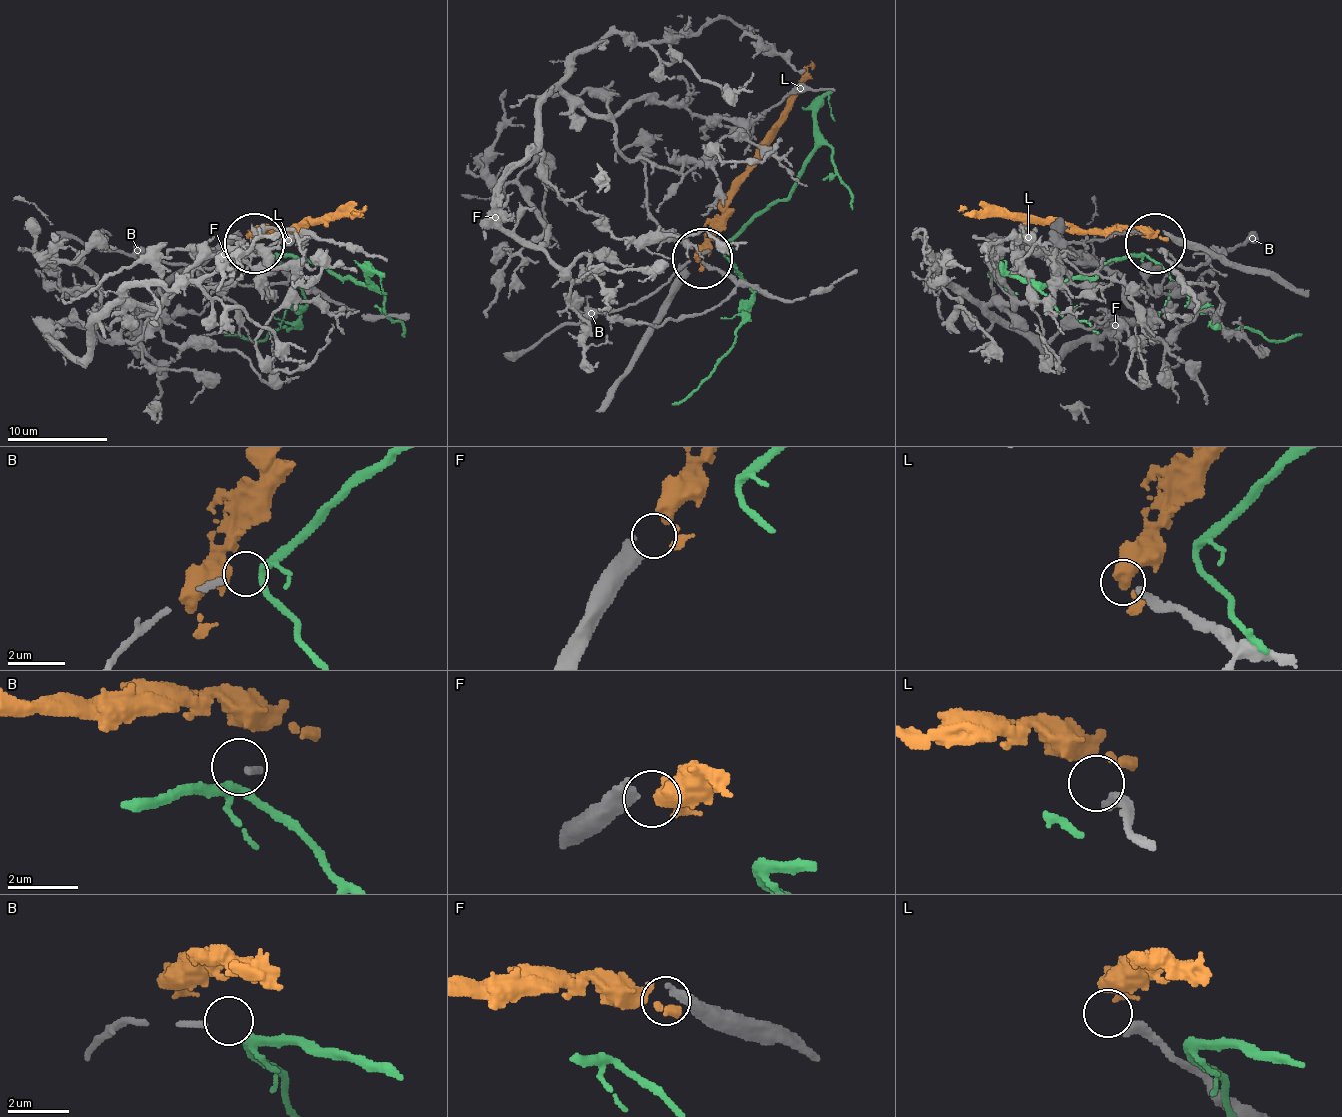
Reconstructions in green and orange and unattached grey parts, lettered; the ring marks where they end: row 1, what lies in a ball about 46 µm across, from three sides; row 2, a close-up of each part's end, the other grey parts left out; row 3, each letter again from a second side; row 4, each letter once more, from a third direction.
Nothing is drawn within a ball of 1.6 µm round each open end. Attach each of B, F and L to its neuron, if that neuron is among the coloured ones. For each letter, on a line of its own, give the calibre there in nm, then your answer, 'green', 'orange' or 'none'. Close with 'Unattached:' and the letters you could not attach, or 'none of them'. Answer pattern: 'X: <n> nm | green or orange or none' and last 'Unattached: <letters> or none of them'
B: 200 nm | green
F: 500 nm | orange
L: 280 nm | none
Unattached: L

